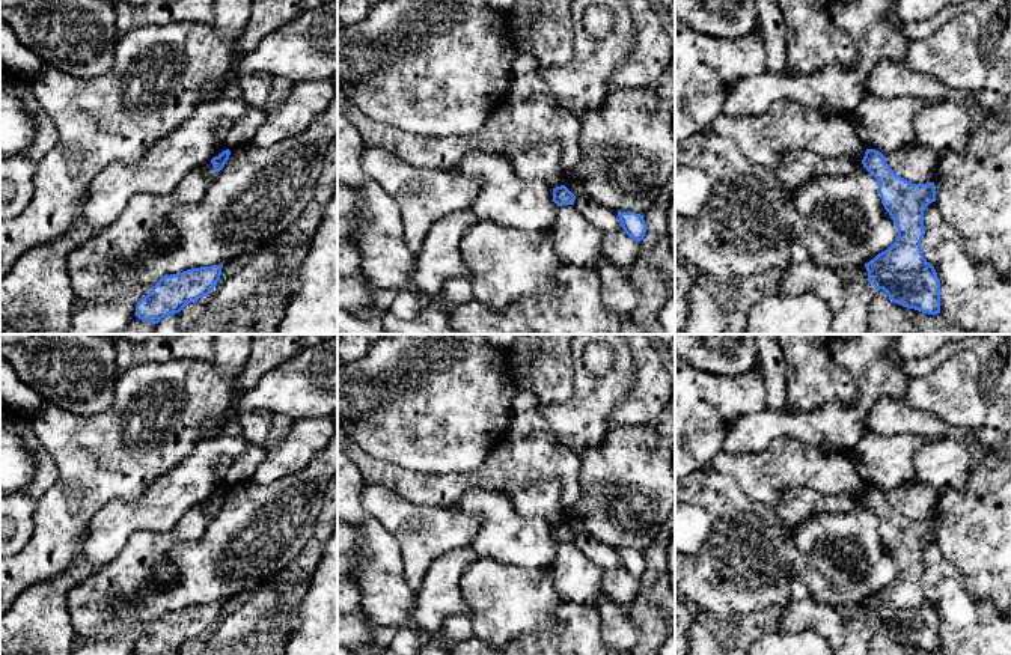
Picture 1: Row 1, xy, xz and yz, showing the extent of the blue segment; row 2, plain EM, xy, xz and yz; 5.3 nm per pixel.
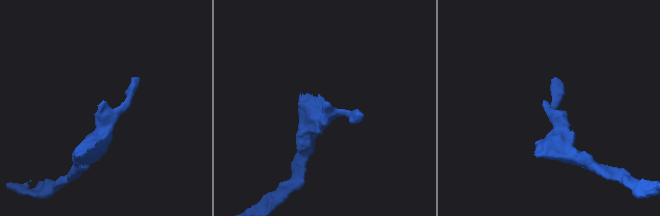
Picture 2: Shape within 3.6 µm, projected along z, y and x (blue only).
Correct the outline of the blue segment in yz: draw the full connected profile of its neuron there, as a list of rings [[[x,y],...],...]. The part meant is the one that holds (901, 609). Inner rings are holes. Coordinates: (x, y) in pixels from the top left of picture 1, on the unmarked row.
[[[866,486],[862,501],[878,518],[881,541],[898,565],[895,580],[865,602],[868,619],[903,644],[940,650],[940,617],[921,587],[924,548],[936,539],[934,519],[906,518],[875,486]]]

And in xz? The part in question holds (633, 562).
[[[618,548],[618,554],[624,569],[633,577],[636,577],[637,580],[640,580],[646,571],[646,560],[643,557],[643,553],[636,550]]]

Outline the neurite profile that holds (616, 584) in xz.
[[[588,533],[576,535],[574,544],[601,569],[600,593],[615,604],[630,605],[639,595],[640,580],[624,569],[618,548]]]

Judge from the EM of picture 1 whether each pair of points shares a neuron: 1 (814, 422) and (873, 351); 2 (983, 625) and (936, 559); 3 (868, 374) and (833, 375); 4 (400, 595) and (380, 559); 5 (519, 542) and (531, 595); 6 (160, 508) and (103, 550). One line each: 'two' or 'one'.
1: one
2: one
3: two
4: one
5: two
6: one

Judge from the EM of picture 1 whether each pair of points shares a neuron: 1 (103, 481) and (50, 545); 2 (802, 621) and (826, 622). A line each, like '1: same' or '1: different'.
1: same
2: same

